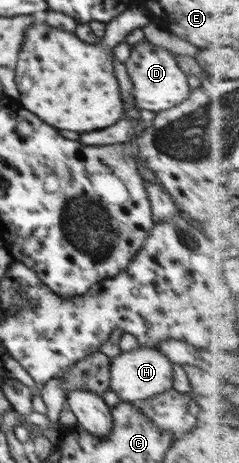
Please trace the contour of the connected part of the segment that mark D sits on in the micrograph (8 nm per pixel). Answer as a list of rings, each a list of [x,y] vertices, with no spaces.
[[[148,40],[132,47],[125,66],[133,83],[134,103],[147,117],[182,103],[191,94],[194,82],[181,70],[177,54],[148,43]]]

